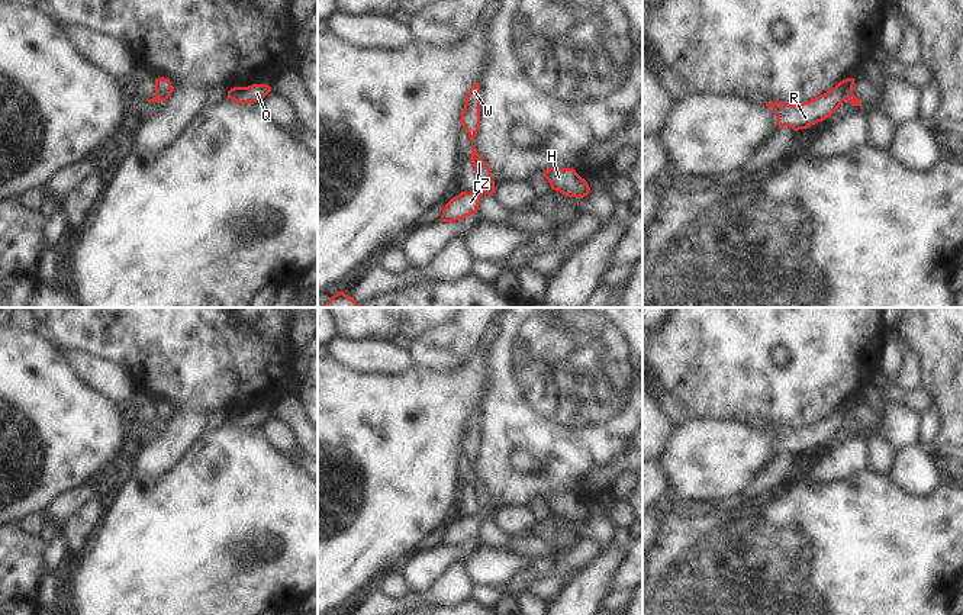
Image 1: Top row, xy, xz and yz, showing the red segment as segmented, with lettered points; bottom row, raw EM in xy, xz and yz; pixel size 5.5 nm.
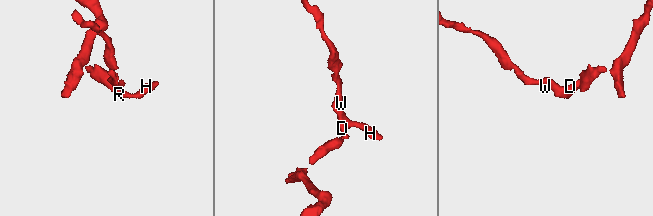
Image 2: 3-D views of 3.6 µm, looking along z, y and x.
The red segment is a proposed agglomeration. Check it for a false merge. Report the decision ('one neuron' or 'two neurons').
two neurons

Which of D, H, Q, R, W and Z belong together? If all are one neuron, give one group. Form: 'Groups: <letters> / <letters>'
Groups: D H Q R W / Z

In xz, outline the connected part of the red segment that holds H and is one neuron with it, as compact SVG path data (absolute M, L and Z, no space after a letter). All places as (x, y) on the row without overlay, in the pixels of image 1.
M548 493L542 498L553 515L557 515L567 522L584 522L590 512L573 493Z

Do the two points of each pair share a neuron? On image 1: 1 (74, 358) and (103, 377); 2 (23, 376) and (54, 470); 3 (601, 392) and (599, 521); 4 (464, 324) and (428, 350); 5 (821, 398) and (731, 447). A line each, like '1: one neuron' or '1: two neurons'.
1: one neuron
2: one neuron
3: two neurons
4: one neuron
5: two neurons

